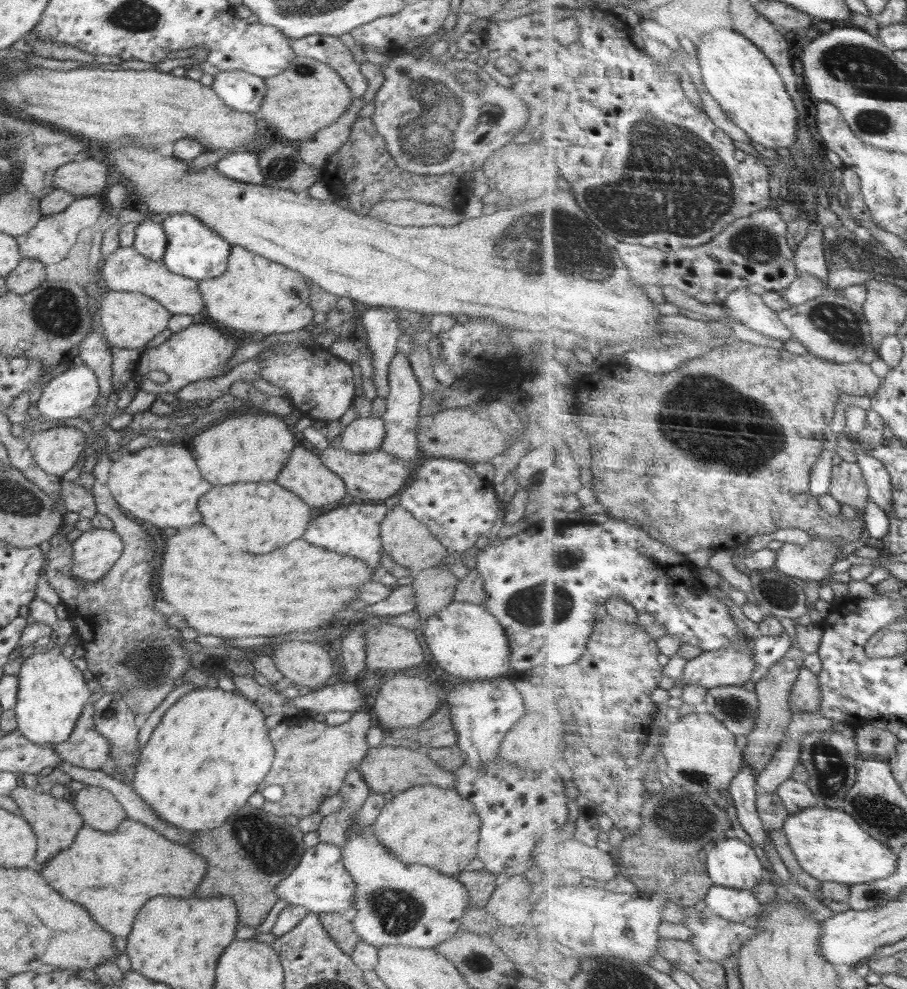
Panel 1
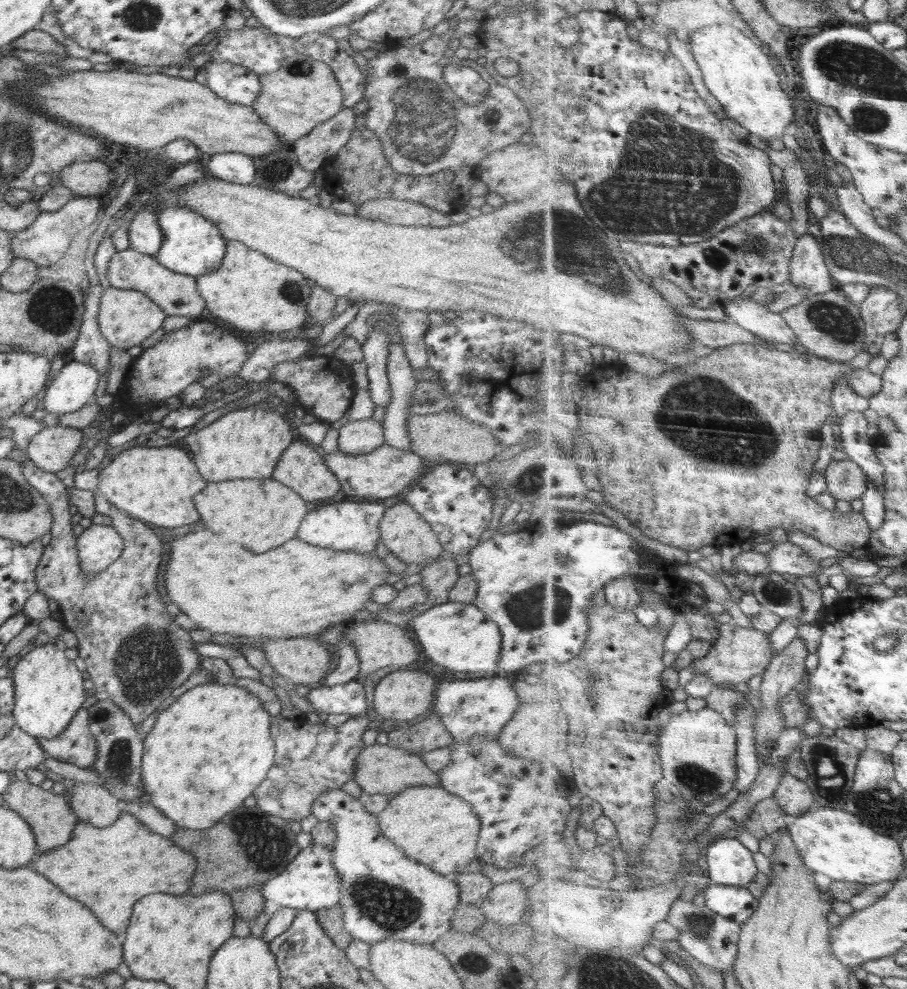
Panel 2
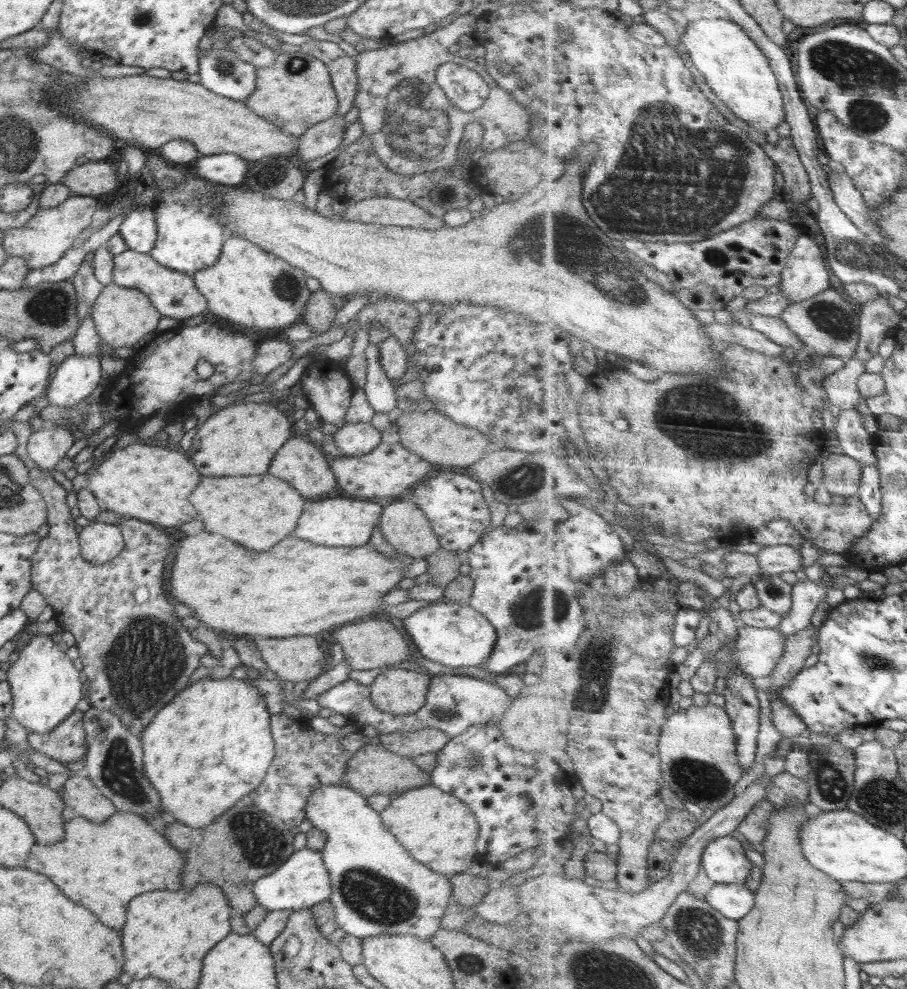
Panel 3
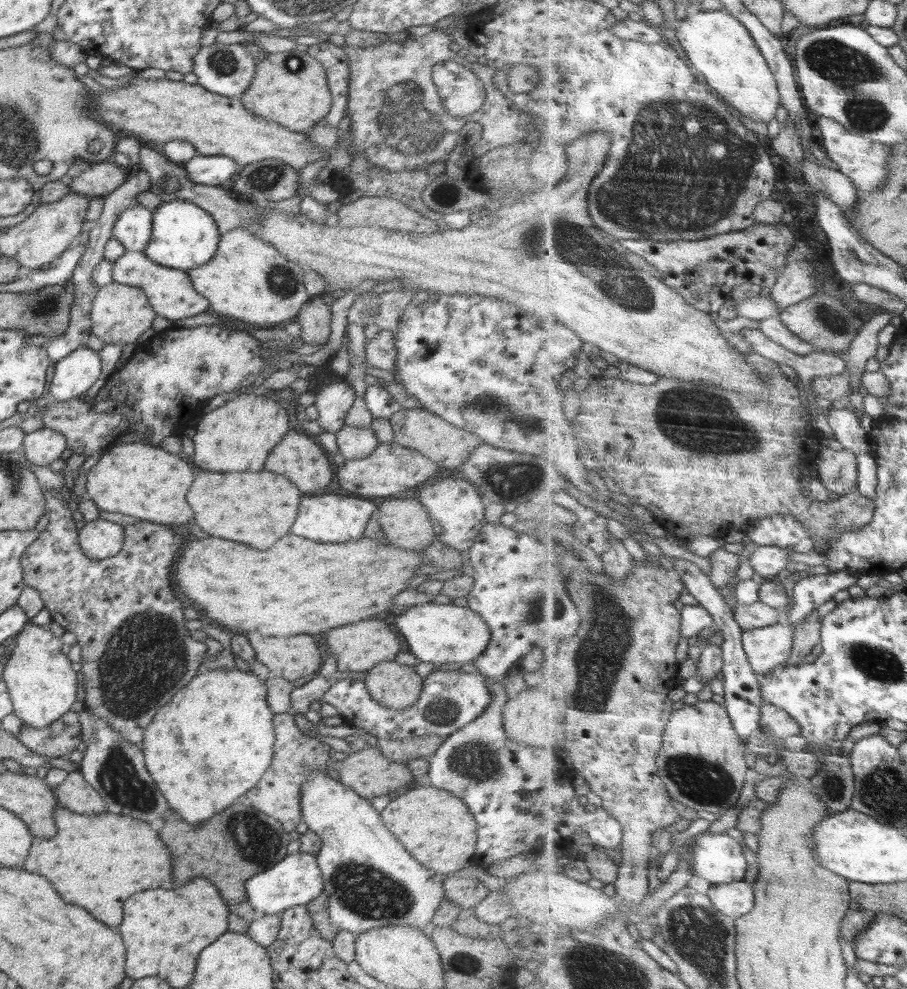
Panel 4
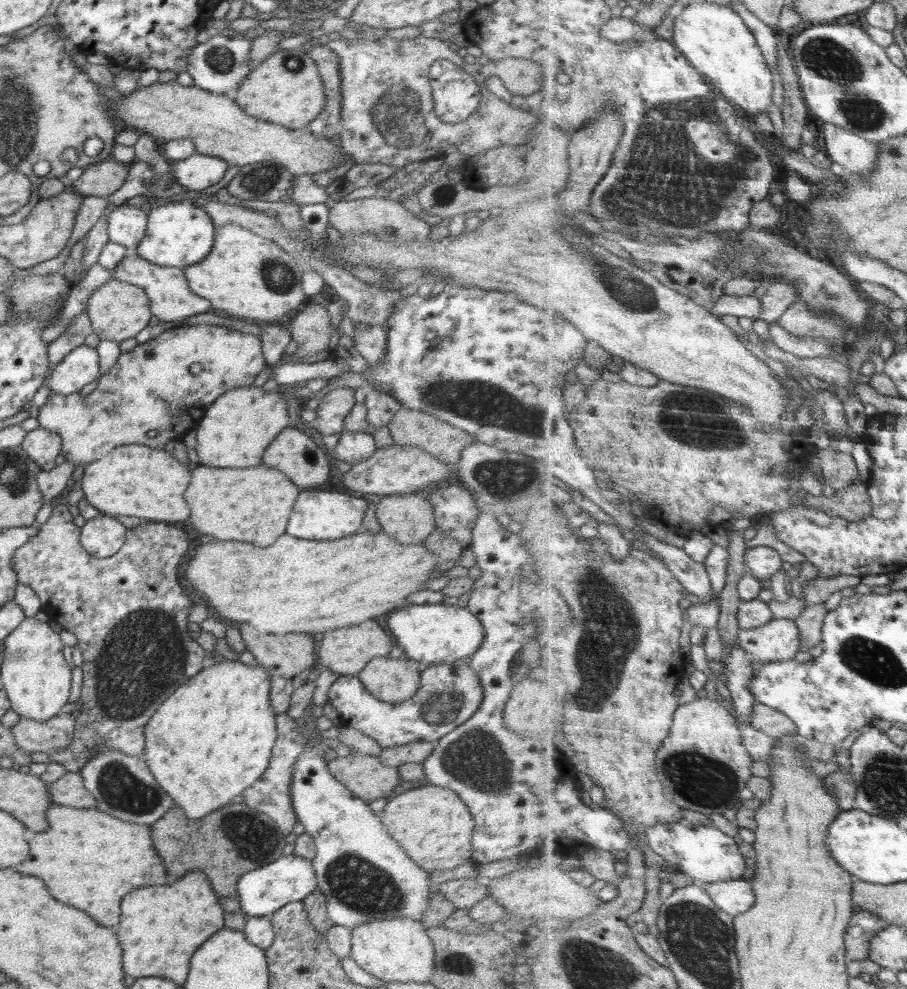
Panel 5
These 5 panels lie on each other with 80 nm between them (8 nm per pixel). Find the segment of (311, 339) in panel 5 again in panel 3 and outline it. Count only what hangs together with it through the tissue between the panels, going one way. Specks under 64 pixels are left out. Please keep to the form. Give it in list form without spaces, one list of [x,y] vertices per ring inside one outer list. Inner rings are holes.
[[[320,289],[311,293],[301,321],[310,326],[313,335],[322,334],[333,326],[336,312],[330,293]]]

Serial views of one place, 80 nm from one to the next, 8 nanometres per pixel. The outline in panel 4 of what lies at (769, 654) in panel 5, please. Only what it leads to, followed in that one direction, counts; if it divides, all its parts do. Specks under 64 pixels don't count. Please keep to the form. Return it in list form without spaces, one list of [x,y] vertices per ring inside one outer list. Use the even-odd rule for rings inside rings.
[[[784,620],[772,626],[744,630],[745,650],[754,670],[767,675],[785,666],[794,651],[796,628]]]

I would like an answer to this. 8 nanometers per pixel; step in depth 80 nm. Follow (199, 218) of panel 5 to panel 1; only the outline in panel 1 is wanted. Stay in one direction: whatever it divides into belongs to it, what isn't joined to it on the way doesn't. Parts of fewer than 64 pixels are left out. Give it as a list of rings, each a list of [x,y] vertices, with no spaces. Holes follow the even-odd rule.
[[[188,213],[164,216],[161,225],[167,238],[162,261],[170,272],[198,282],[224,274],[231,249],[231,244],[225,238]]]

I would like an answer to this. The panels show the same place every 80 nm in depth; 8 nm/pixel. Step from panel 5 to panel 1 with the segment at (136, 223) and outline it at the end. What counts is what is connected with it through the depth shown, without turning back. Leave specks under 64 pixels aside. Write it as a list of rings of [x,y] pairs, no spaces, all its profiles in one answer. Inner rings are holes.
[[[152,219],[142,221],[136,227],[135,239],[131,246],[156,262],[162,261],[167,247],[163,226]]]

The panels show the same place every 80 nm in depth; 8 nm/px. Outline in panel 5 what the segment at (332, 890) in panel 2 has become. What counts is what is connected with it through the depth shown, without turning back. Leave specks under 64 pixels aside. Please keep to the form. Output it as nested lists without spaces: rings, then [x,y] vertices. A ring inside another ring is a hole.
[[[282,855],[280,859],[271,862],[268,866],[242,874],[236,884],[236,890],[242,912],[244,916],[250,918],[271,916],[290,902],[302,902],[317,886],[318,880],[311,861],[302,859],[300,856]]]

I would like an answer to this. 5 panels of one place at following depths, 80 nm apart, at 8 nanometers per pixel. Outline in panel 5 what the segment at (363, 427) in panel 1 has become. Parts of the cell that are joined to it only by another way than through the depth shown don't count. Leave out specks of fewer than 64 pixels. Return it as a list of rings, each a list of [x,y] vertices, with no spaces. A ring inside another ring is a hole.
[[[344,431],[334,448],[336,458],[351,465],[362,462],[377,449],[372,433]]]

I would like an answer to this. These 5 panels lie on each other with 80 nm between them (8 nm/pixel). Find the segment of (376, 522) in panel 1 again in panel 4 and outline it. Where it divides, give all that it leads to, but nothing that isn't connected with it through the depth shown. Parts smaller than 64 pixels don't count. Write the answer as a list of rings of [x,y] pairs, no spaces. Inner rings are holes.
[[[338,494],[302,495],[300,508],[292,524],[292,534],[314,542],[348,542],[364,537],[366,523],[378,510],[368,499]]]

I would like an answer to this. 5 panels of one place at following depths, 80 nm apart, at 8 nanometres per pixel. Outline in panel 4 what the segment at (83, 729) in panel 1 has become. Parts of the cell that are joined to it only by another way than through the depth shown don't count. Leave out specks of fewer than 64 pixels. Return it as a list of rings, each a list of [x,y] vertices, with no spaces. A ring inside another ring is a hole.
[[[68,711],[51,725],[38,728],[28,725],[22,725],[17,739],[26,748],[33,750],[36,754],[46,755],[50,757],[60,757],[69,755],[82,741],[81,722],[79,721],[79,713]]]

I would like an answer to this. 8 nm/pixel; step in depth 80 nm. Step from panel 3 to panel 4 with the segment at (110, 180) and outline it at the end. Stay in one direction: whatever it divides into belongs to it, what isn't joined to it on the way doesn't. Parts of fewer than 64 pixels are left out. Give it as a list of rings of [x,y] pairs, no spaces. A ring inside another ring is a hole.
[[[103,161],[82,166],[82,173],[78,177],[66,179],[66,182],[75,193],[90,198],[104,198],[125,181],[128,171]]]

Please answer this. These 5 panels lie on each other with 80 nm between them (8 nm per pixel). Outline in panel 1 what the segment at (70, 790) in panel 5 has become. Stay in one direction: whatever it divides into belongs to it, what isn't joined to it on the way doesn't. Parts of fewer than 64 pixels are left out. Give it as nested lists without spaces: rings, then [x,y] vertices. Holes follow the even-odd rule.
[[[86,785],[85,788],[76,791],[73,805],[88,827],[102,832],[116,830],[127,818],[116,797],[108,790],[94,785]]]

